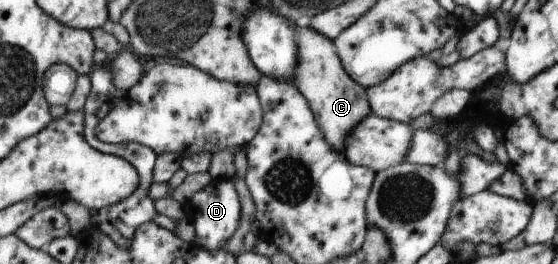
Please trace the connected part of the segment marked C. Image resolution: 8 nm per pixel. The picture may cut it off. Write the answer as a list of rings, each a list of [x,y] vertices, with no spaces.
[[[304,21],[296,23],[296,44],[299,50],[298,59],[303,59],[301,81],[295,81],[295,87],[305,93],[305,101],[312,109],[316,121],[321,121],[321,131],[324,139],[333,145],[333,149],[341,152],[345,149],[343,141],[349,131],[358,125],[369,113],[368,99],[365,99],[363,89],[348,76],[336,53],[335,42],[325,35],[309,29]]]

